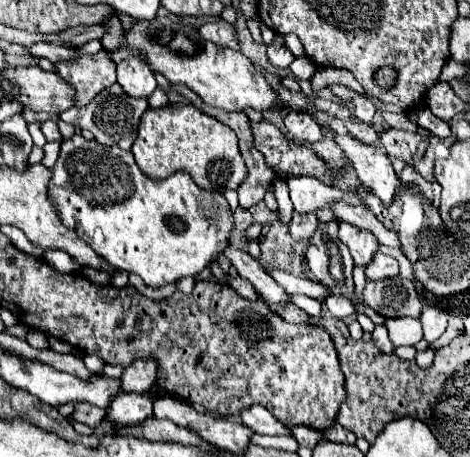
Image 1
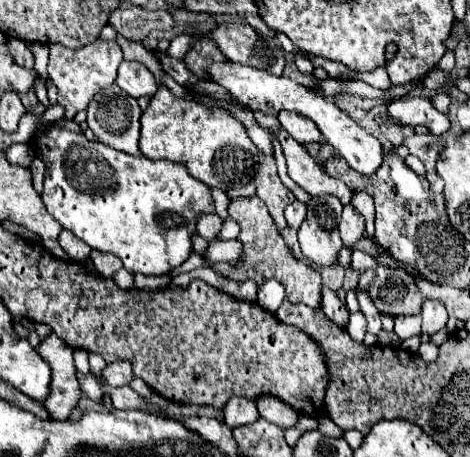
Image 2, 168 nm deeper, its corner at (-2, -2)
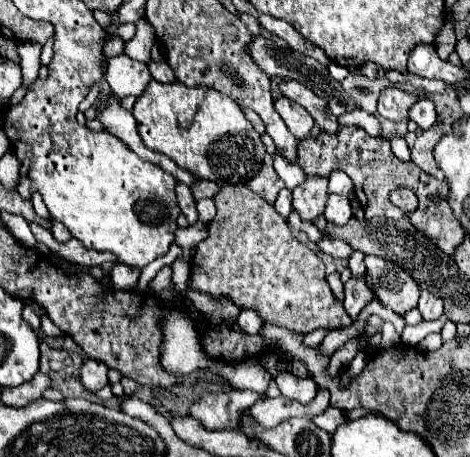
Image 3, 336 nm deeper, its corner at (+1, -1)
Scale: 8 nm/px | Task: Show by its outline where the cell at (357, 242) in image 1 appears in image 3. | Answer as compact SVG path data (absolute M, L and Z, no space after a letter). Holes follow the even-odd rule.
M329 194L325 204L325 218L333 224L345 224L351 218L351 204L347 196Z

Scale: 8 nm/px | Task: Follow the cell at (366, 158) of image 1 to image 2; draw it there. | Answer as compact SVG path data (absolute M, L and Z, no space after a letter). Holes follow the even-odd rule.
M234 61L212 63L212 65L208 65L206 73L208 73L208 79L212 83L224 87L230 93L232 101L242 103L242 105L246 105L252 111L262 111L262 113L272 115L272 113L280 113L282 109L286 109L286 111L294 111L294 113L300 113L300 115L312 119L316 123L316 127L320 129L320 133L324 135L324 139L336 149L336 153L340 157L346 159L346 163L354 171L370 177L382 165L384 151L382 151L380 141L376 137L372 137L370 133L366 133L346 113L342 113L334 105L334 101L328 101L326 97L316 95L310 87L304 87L304 85L292 81L292 79L276 77L276 75L272 75L268 71L262 71L262 69L256 69L256 67L248 67L248 65L242 65L242 63L234 63Z

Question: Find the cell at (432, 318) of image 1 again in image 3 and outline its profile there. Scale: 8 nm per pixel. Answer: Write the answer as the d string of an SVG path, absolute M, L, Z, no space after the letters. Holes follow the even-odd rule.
M427 290L421 292L421 298L419 298L419 306L417 306L417 308L419 308L419 312L423 314L425 320L437 320L437 318L443 314L441 298L429 294Z

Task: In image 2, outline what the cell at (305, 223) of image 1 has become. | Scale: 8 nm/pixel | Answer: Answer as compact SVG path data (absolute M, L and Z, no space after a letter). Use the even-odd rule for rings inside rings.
M294 201L286 207L286 221L288 221L288 227L292 229L300 229L300 225L304 223L304 217L306 217L306 205L300 203L300 201Z

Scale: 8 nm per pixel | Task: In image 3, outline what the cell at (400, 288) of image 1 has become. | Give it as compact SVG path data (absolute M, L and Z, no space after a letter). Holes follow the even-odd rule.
M377 256L365 258L369 288L373 288L377 300L403 316L419 302L419 286L417 282L397 264L387 262Z

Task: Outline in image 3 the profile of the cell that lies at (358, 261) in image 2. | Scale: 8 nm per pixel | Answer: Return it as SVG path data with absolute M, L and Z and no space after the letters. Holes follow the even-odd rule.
M321 238L317 242L317 248L325 254L331 254L331 256L339 256L339 258L349 258L351 256L351 246L343 240L335 240L335 238Z

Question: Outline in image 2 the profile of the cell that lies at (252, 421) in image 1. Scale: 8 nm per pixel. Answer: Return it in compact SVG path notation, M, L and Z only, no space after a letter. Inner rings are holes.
M232 397L228 405L224 407L224 423L228 427L240 427L240 425L250 425L260 419L260 413L256 409L254 401L244 401L244 397Z

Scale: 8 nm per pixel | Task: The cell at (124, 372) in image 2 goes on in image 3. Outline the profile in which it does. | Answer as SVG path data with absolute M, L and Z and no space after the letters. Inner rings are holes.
M85 360L81 364L81 374L79 374L79 382L85 390L89 392L97 392L101 390L109 380L107 380L107 366L101 360Z

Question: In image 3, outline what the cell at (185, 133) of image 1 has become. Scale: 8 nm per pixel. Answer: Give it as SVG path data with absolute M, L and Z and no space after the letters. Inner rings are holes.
M151 80L147 90L137 98L137 102L133 106L133 116L137 120L143 144L149 150L167 154L177 166L189 170L191 174L195 174L197 178L203 178L203 180L245 184L259 172L259 168L265 160L265 154L267 154L261 134L255 132L253 124L247 120L241 106L235 100L231 100L207 86L189 88L189 86L181 84L179 80L169 82L169 84Z

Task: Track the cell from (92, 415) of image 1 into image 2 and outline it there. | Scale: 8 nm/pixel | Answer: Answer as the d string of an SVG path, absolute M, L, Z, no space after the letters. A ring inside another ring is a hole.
M50 333L40 341L36 351L52 367L52 397L44 401L44 407L54 419L68 419L82 397L72 359L74 349Z

